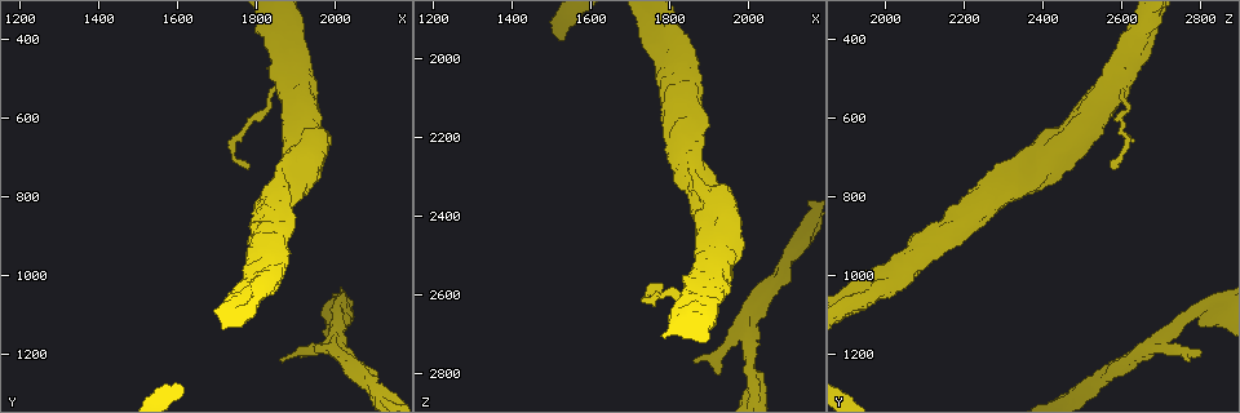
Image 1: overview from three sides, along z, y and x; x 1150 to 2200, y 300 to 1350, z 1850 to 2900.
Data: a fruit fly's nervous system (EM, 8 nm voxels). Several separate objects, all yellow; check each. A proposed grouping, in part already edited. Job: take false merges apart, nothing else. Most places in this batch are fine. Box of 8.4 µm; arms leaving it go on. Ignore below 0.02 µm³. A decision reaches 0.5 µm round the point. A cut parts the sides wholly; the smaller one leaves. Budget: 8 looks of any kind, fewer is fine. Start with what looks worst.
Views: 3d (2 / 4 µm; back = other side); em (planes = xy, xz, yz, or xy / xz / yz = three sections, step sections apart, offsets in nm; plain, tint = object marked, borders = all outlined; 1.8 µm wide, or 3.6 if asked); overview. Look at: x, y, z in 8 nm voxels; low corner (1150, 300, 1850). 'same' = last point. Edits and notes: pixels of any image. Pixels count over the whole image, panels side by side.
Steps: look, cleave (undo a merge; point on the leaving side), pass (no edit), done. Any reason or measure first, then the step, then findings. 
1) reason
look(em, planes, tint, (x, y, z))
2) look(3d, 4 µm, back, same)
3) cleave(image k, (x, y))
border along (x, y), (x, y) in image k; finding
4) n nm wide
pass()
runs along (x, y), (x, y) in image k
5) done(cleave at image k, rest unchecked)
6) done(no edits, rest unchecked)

branch point
look(em, 3.6 µm, xy, step 8, plain, (1995, 1160, 2700))

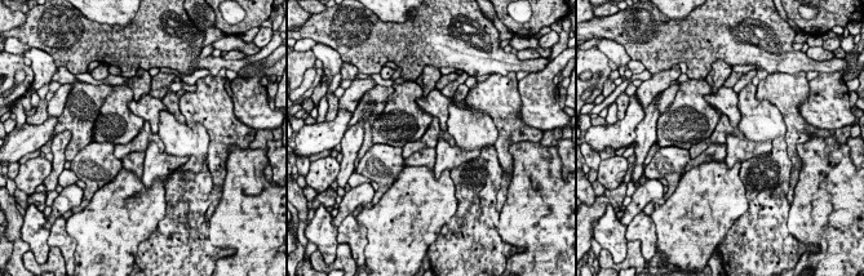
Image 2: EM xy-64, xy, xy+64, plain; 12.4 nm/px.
with the object marked
look(em, 3.6 µm, xy, step 8, tint, same)

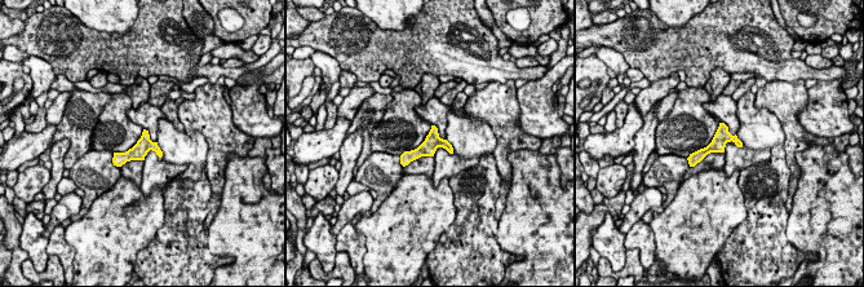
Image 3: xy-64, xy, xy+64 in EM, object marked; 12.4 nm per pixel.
pass()
all the same cell

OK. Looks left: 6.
sharp bend
look(3d, 4 µm, (1820, 880, 2170))

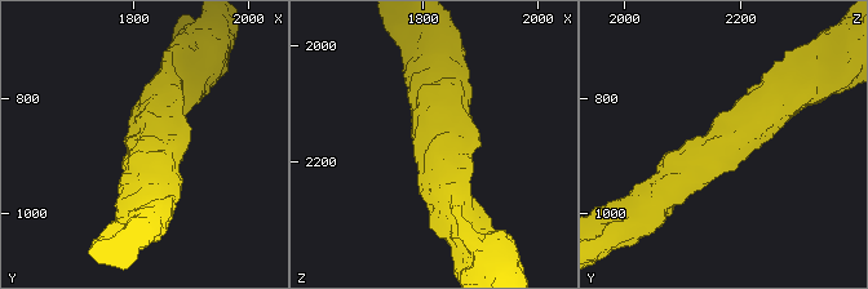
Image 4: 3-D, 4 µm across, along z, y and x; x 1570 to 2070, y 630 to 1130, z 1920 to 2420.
look(em, planes, borders, (1825, 880, 2165))

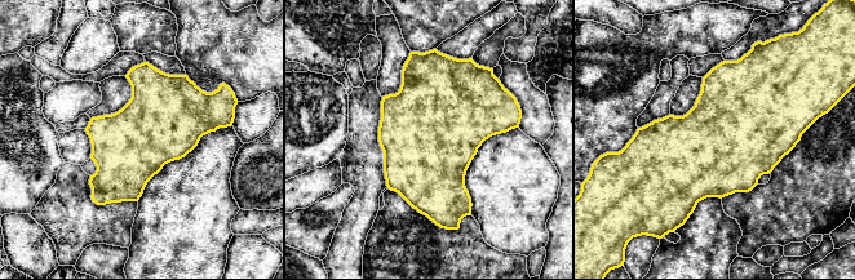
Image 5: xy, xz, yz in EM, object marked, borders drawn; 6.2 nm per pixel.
pass()
one cell here

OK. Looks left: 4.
abrupt turn
look(em, planes, tint, (1890, 520, 2585))

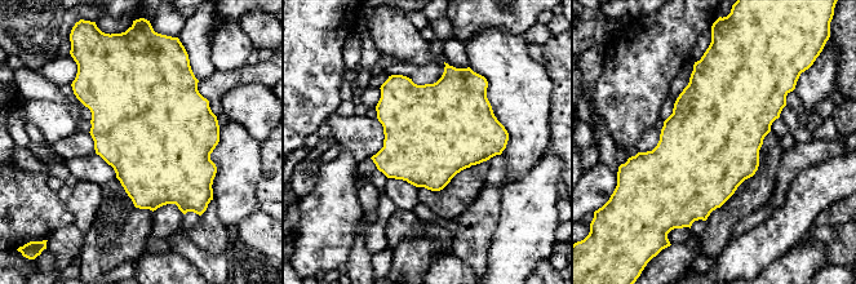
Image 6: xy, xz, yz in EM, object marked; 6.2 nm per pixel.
pass()
all the same cell

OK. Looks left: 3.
done(no edits, rest unchecked)

